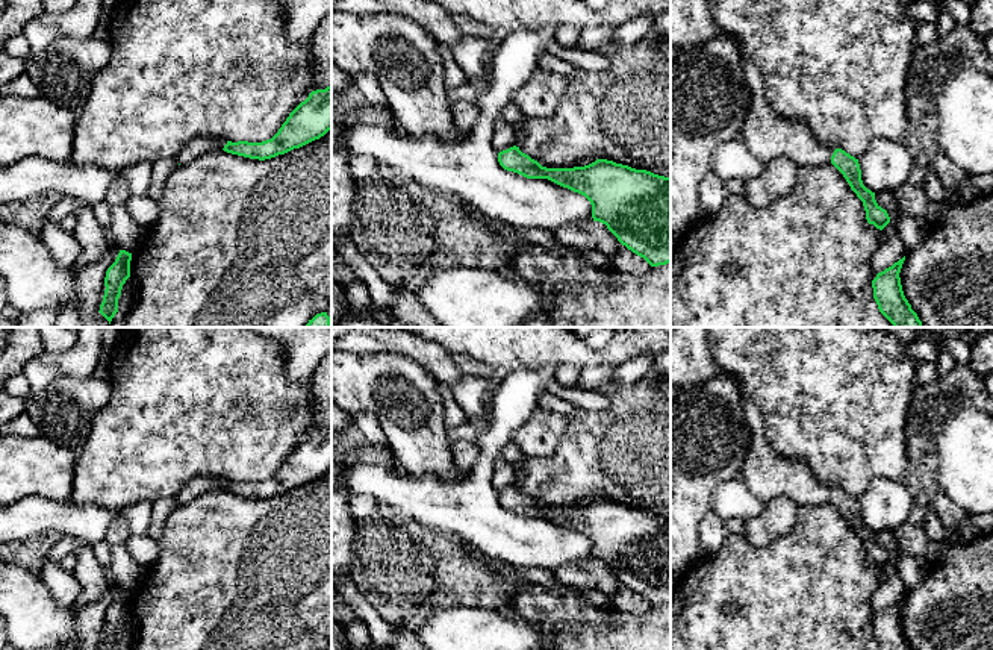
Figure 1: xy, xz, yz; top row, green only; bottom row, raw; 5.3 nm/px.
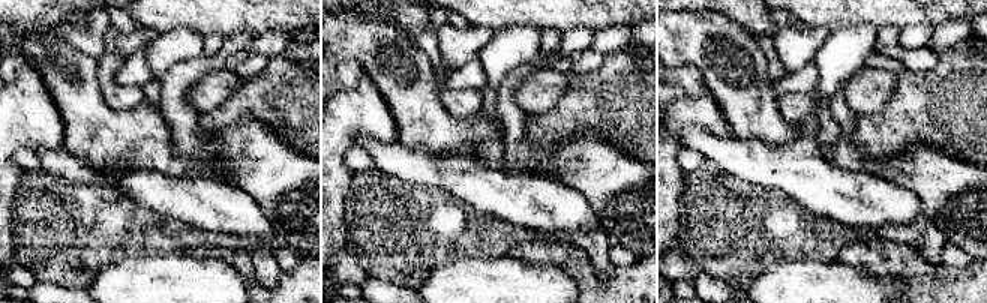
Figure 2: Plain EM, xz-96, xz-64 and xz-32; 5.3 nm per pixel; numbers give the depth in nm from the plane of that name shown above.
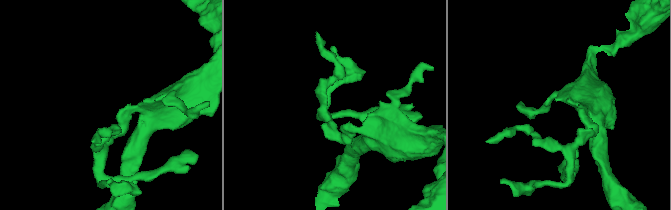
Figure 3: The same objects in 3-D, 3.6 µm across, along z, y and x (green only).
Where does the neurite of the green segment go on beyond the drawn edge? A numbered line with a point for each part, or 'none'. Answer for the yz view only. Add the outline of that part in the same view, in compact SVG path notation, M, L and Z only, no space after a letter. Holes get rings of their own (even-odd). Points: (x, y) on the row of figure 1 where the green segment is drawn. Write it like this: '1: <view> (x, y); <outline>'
1: yz (768, 135); M745 56L742 65L751 103L740 138L749 152L763 162L787 158L799 167L831 164L836 147L819 142L804 123L780 115L766 100L755 62Z

